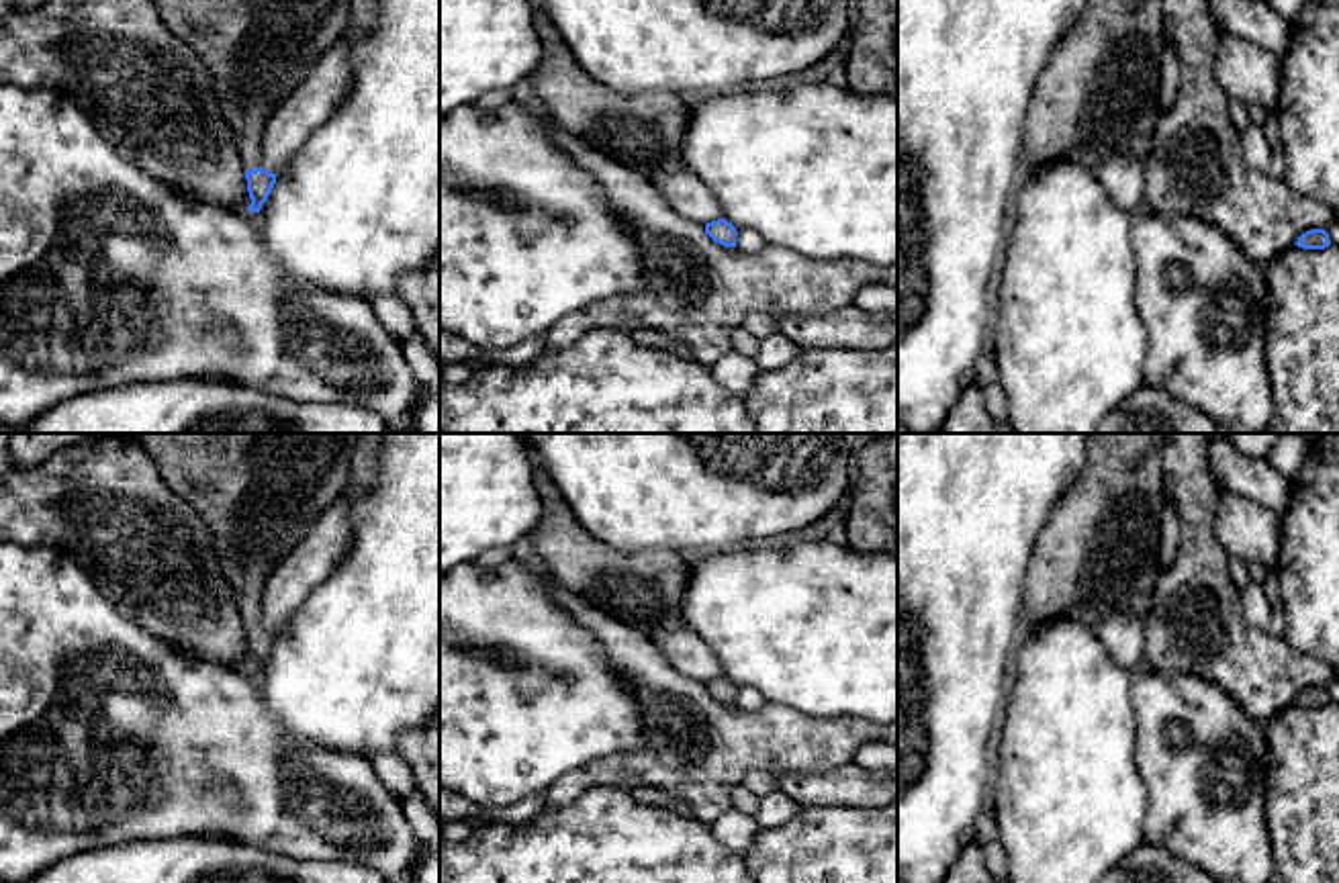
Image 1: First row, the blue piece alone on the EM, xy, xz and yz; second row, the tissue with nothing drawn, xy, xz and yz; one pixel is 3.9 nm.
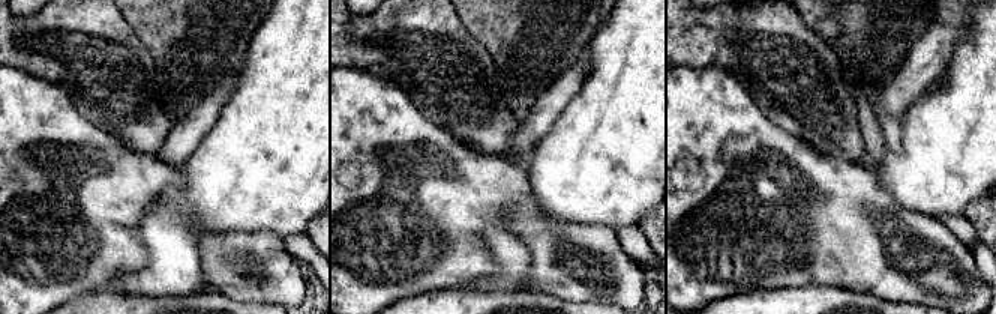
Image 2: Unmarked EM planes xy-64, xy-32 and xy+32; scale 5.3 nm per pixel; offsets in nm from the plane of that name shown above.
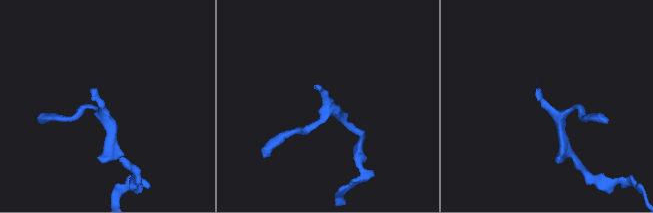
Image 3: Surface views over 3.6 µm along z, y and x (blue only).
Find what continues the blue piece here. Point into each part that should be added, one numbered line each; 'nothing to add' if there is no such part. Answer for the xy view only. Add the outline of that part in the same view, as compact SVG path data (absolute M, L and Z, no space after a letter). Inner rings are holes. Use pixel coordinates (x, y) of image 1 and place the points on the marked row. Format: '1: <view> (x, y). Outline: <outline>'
1: xy (258, 52). Outline: M151 0L164 25L209 67L245 170L262 168L266 121L350 29L350 0Z

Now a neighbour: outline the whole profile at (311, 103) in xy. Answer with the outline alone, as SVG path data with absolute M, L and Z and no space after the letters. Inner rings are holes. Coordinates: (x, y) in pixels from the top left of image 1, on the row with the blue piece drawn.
M360 29L348 33L321 55L317 65L266 121L260 157L262 168L278 174L323 125L348 94L352 82L350 43Z

